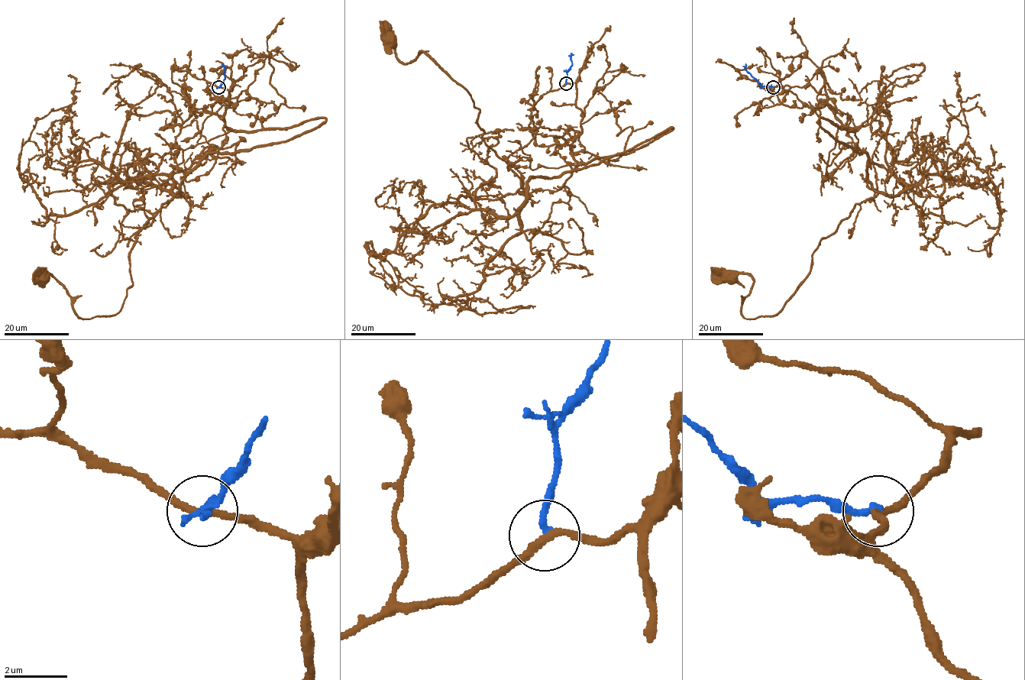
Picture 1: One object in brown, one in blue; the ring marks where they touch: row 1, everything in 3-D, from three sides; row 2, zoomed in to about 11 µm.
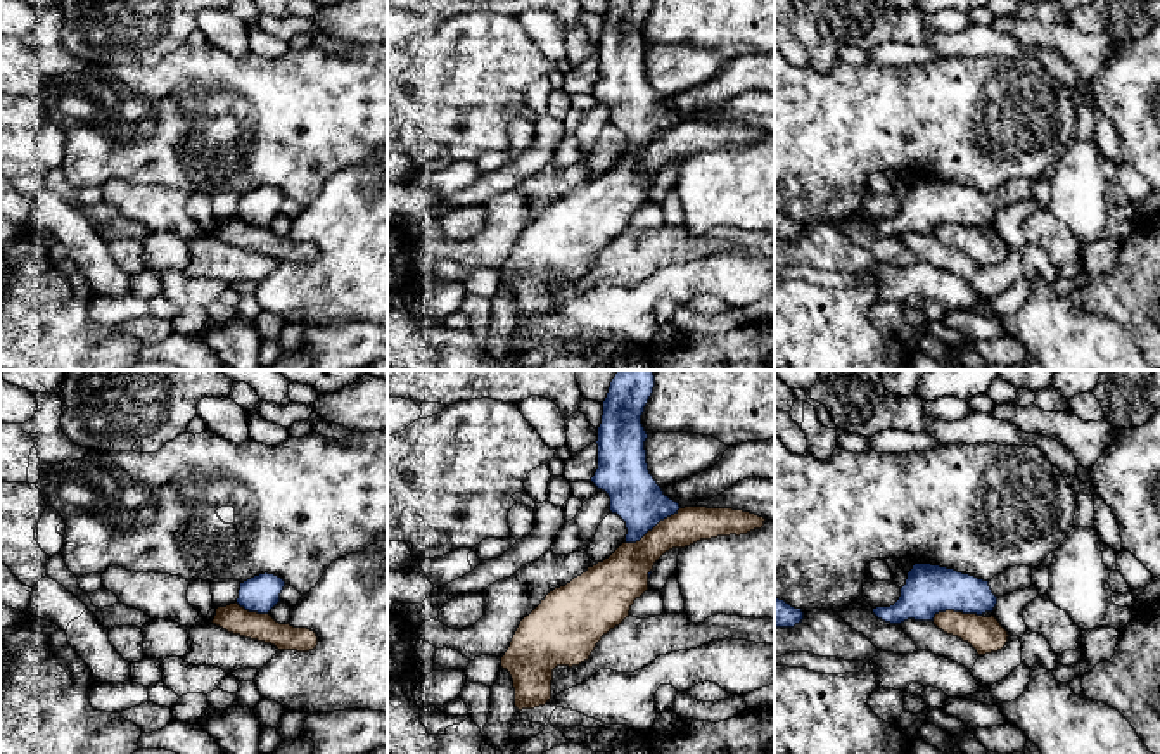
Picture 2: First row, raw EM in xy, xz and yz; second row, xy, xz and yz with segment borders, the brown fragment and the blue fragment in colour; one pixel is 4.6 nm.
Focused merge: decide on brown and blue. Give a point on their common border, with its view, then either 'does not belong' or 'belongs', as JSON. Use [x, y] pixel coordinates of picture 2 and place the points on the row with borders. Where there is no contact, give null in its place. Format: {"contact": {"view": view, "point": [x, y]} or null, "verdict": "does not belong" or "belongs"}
{"contact": {"view": "xz", "point": [654, 528]}, "verdict": "does not belong"}

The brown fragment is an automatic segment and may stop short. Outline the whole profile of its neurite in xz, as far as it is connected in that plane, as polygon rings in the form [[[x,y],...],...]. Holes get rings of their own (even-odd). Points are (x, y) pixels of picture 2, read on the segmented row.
[[[685,507],[640,541],[622,543],[609,559],[550,591],[520,621],[501,657],[501,668],[513,680],[515,707],[550,702],[553,669],[588,661],[602,636],[629,617],[634,600],[648,590],[648,572],[666,552],[700,540],[747,534],[764,521],[743,510]]]

